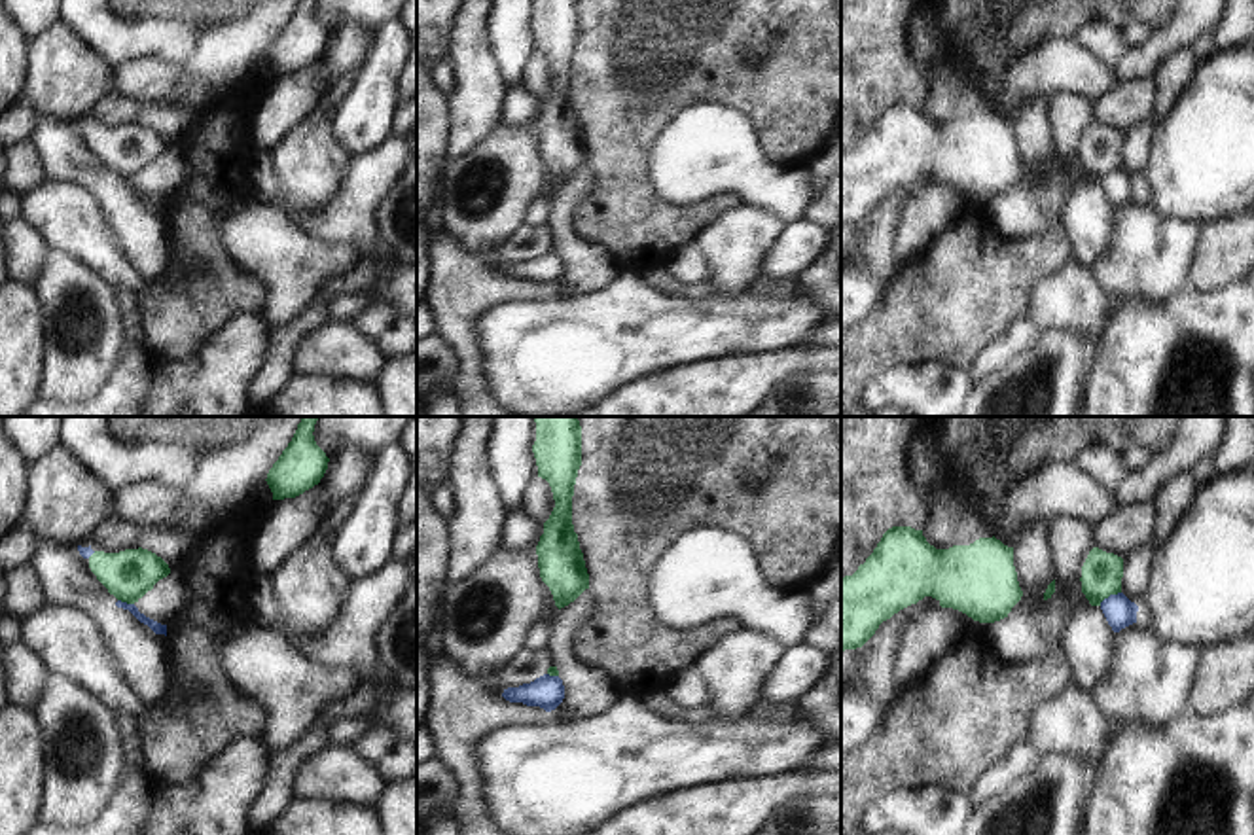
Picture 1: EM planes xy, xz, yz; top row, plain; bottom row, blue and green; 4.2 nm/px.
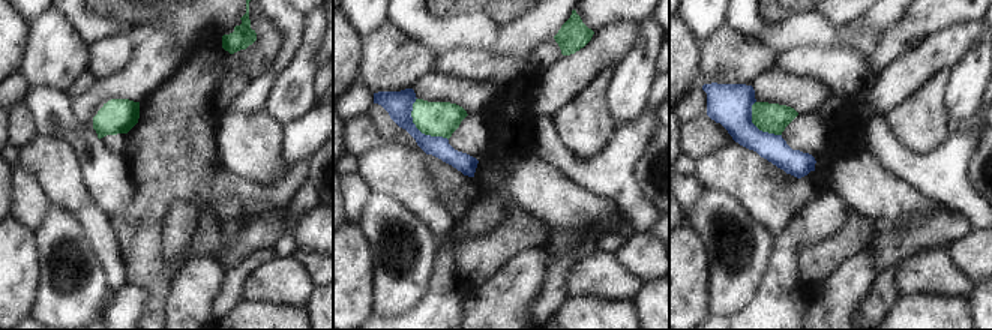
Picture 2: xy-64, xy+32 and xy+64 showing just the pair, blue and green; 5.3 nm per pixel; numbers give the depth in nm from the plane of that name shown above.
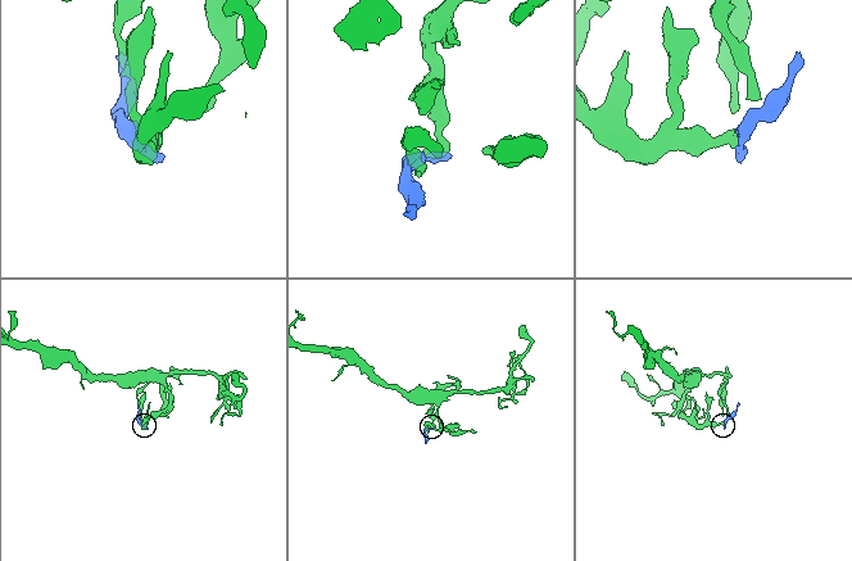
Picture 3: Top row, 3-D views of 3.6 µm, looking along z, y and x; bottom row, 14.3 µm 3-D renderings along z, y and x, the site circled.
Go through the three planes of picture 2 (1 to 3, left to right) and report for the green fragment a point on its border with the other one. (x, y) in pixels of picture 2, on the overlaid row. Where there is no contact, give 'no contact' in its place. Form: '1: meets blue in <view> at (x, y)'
1: no contact
2: meets blue in xy+32 at (416, 128)
3: meets blue in xy+64 at (755, 126)

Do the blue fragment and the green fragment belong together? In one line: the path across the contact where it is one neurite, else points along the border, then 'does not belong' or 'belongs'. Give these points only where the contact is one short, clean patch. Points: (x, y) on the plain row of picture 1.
along yz (1120, 167), (1099, 180) | does not belong

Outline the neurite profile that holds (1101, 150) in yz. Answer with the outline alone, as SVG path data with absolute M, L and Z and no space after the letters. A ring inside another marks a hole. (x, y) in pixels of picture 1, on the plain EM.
M1093 123L1082 142L1082 169L1091 182L1101 182L1110 170L1121 169L1123 134Z

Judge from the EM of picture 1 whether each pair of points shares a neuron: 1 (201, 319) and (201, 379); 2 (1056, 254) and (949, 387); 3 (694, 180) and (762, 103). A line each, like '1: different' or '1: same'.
1: different
2: different
3: different

